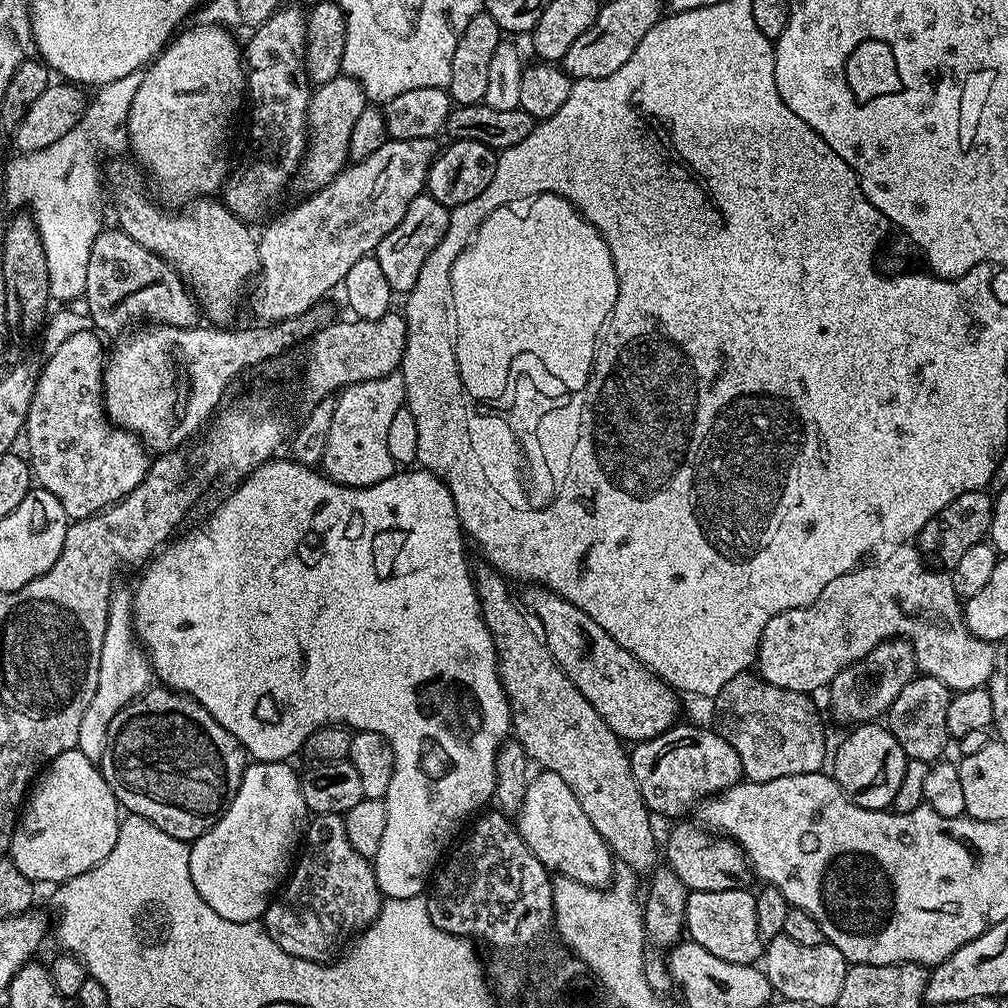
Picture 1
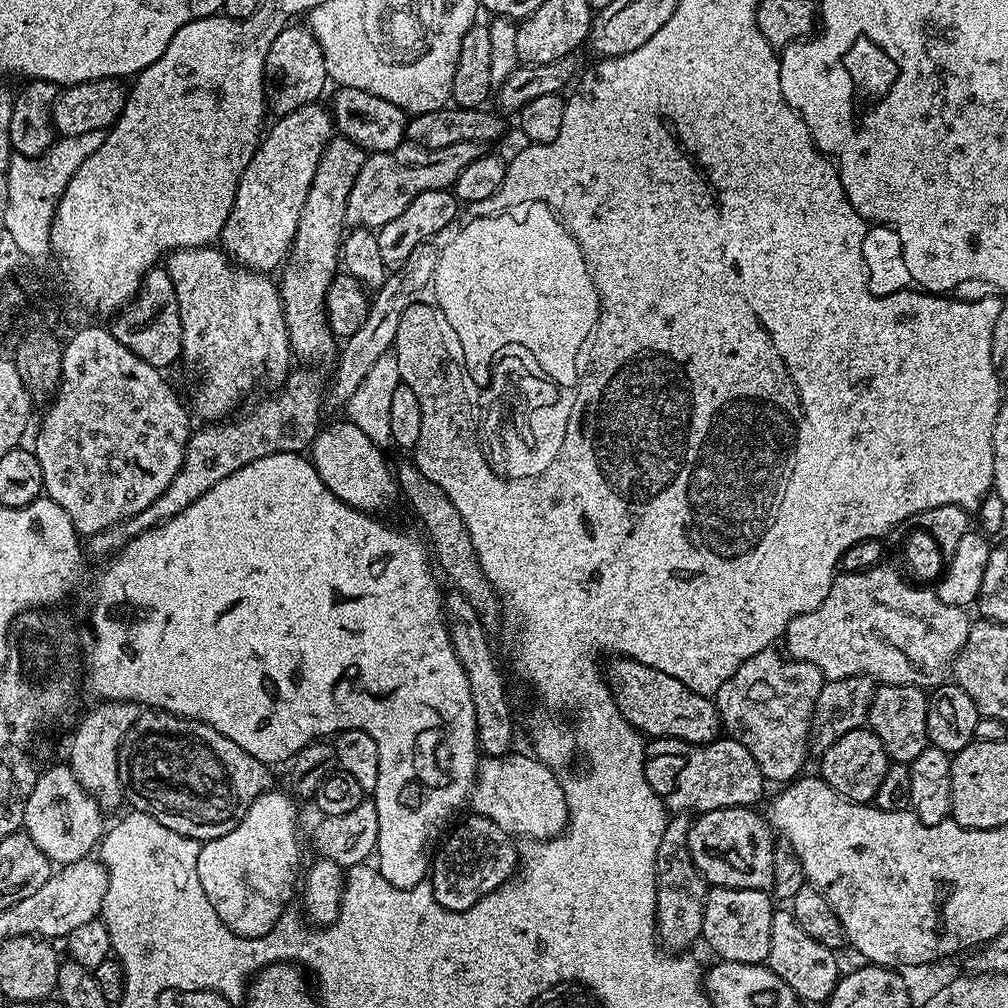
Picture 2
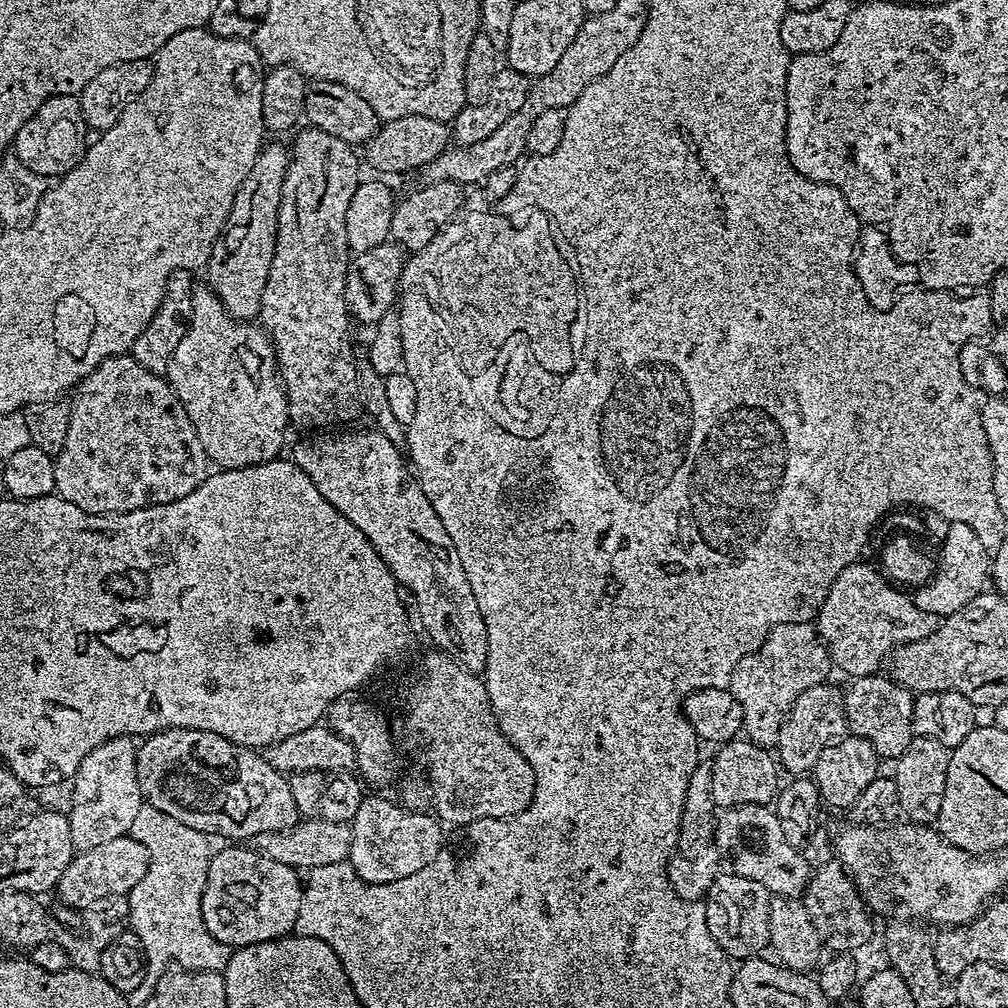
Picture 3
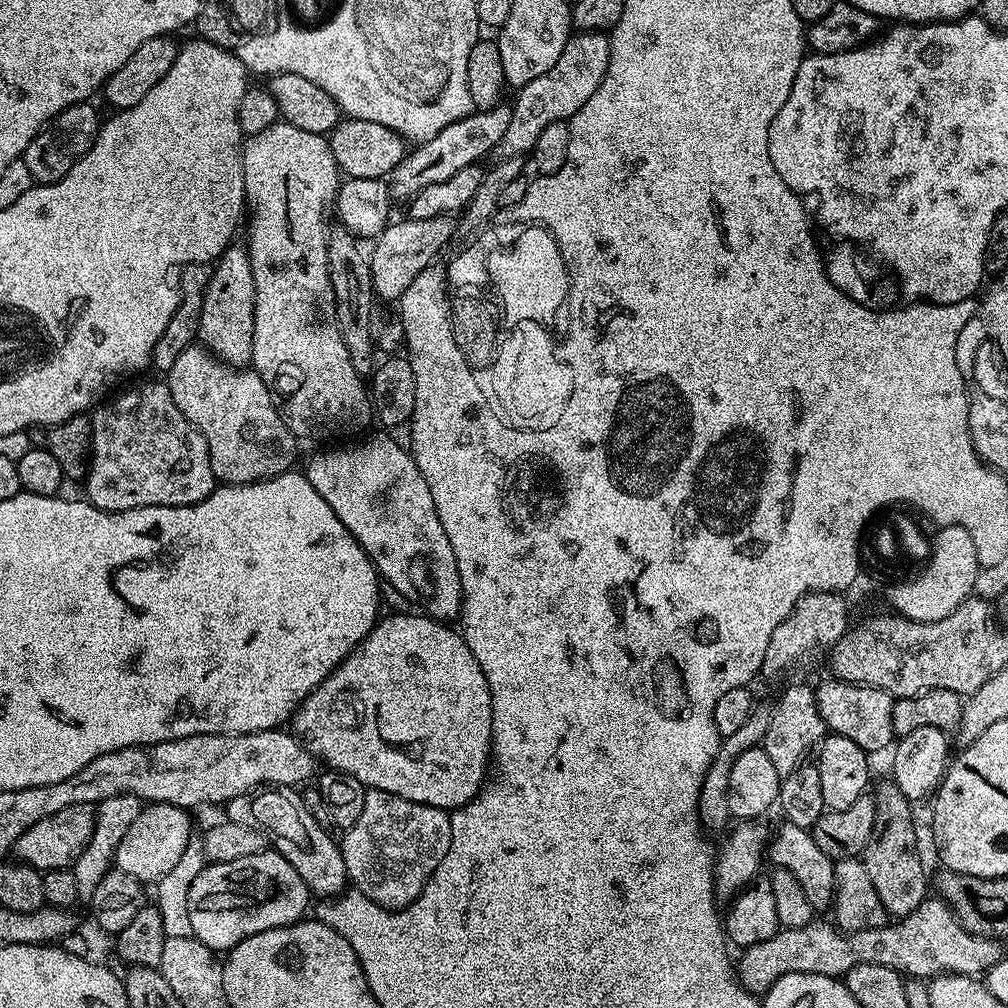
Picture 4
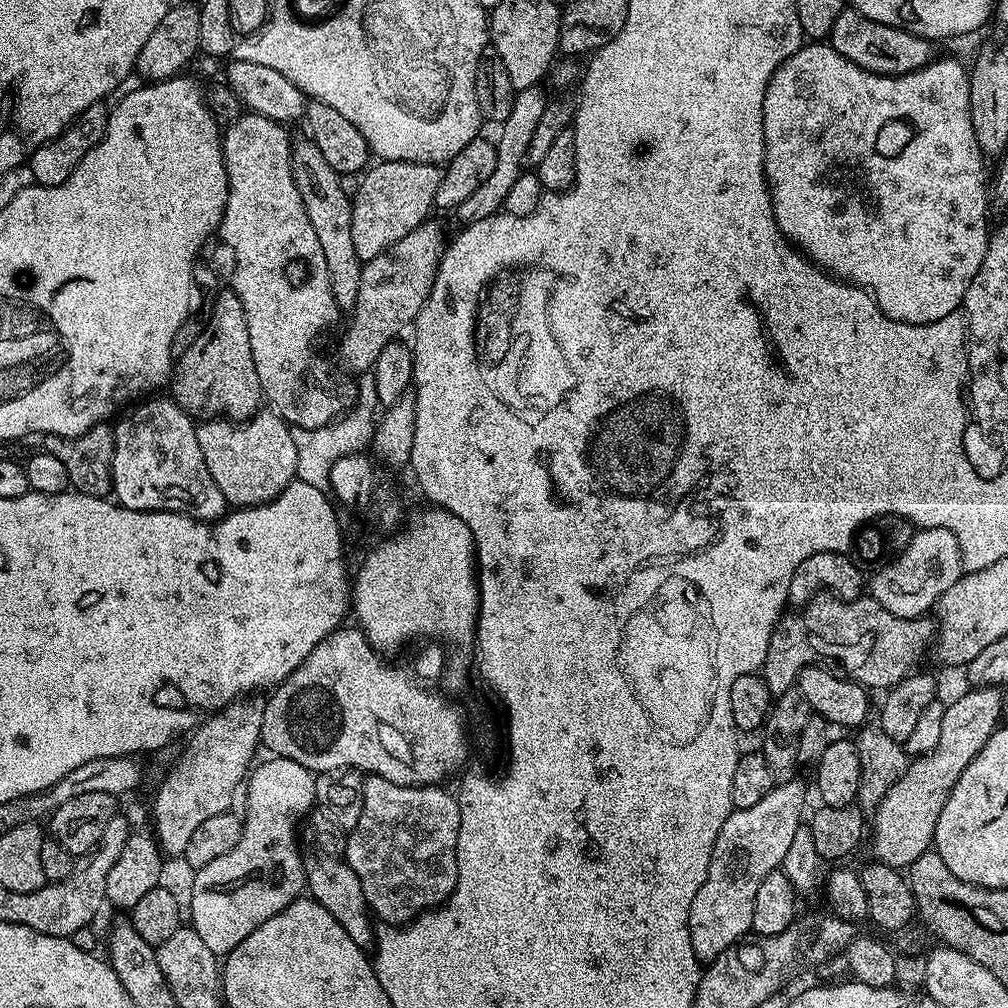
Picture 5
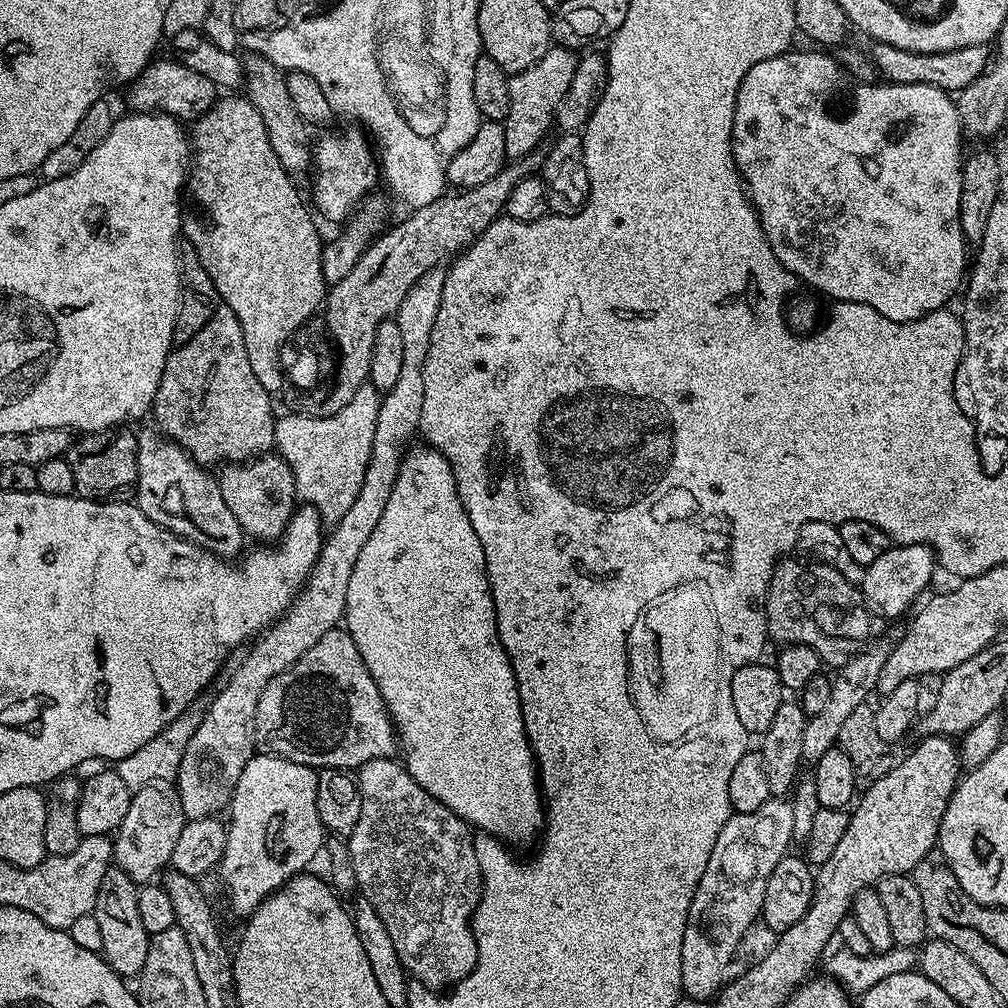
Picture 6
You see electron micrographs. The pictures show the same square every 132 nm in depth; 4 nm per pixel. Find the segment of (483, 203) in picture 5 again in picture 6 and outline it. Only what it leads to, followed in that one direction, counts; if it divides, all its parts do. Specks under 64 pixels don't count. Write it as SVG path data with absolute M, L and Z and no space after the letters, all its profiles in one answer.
M553 46L546 54L542 54L542 58L538 58L538 62L534 62L534 66L509 75L510 114L502 121L509 161L521 160L526 154L541 147L540 139L547 134L548 127L553 127L556 108L570 90L577 61L578 56L573 49Z

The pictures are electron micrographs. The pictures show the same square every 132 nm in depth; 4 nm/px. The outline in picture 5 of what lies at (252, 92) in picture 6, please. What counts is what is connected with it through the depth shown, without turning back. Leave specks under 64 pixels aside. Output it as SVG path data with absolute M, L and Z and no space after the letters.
M310 140L297 141L292 147L291 173L302 197L310 226L321 243L326 266L330 274L331 294L339 311L350 312L357 302L358 285L361 282L363 263L354 251L351 241L350 218L352 201L349 191L344 191L341 175L333 170L322 152Z

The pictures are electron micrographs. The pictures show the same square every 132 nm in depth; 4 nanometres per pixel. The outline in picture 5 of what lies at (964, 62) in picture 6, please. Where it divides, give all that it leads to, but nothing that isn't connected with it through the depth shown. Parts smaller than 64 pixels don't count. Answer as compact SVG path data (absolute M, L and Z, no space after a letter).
M847 6L834 21L830 43L834 50L838 50L838 54L842 54L842 58L850 58L850 62L854 62L862 70L879 76L910 74L922 66L931 64L934 59L933 41L926 39L925 36L915 36L913 32L907 32L898 26L874 22L866 18L866 14Z

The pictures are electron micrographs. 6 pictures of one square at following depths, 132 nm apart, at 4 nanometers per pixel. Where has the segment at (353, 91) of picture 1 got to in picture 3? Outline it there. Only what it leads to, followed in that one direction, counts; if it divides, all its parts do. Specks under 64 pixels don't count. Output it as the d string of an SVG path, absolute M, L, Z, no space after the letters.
M265 143L246 182L234 194L230 218L224 231L216 239L206 265L207 287L222 302L222 306L236 320L255 321L260 314L266 278L270 278L270 262L274 262L274 246L278 230L278 206L282 202L282 182L288 173L290 152L280 144Z

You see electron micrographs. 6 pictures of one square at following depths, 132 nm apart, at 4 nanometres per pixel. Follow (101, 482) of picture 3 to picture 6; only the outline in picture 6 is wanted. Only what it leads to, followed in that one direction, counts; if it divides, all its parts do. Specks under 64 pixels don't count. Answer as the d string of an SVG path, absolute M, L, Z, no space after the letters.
M151 427L139 429L138 482L134 493L136 507L158 526L170 530L183 540L213 552L221 558L236 558L241 555L240 547L246 543L244 531L238 526L238 518L230 514L222 499L217 477L207 467L201 466L188 453L176 447L171 440Z

